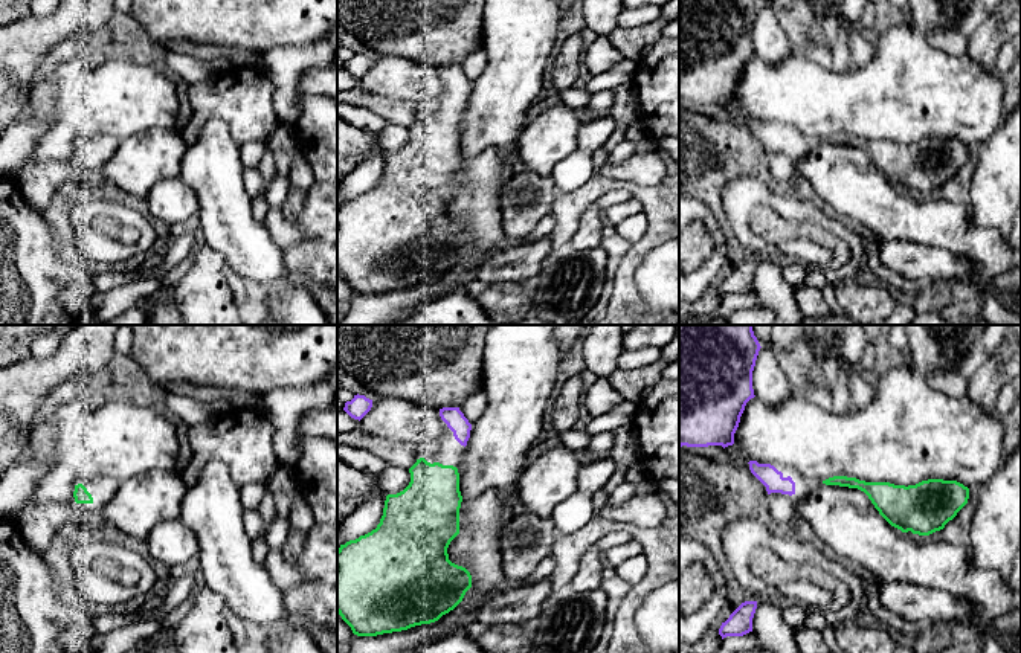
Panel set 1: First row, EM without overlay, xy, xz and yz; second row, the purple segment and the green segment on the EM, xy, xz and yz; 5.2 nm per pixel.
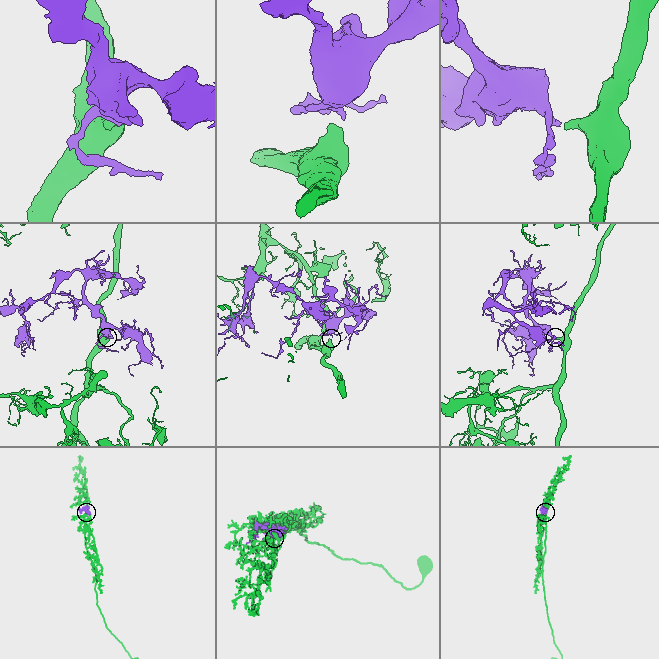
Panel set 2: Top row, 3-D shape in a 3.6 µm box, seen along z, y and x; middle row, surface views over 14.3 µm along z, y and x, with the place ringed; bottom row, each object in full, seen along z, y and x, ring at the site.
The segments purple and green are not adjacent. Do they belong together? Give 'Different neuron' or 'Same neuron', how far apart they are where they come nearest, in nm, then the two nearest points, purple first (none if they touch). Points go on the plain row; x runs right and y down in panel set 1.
Same neuron. Distance 120 nm. Across: xz (461, 102), (452, 124)

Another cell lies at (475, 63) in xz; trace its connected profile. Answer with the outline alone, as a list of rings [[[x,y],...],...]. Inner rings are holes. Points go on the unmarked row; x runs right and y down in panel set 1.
[[[482,46],[465,56],[461,67],[470,82],[475,82],[482,75],[487,61],[487,52]]]

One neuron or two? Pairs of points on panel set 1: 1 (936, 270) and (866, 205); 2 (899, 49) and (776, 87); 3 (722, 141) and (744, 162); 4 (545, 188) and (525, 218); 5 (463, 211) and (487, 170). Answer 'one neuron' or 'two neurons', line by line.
1: two neurons
2: one neuron
3: one neuron
4: one neuron
5: one neuron

